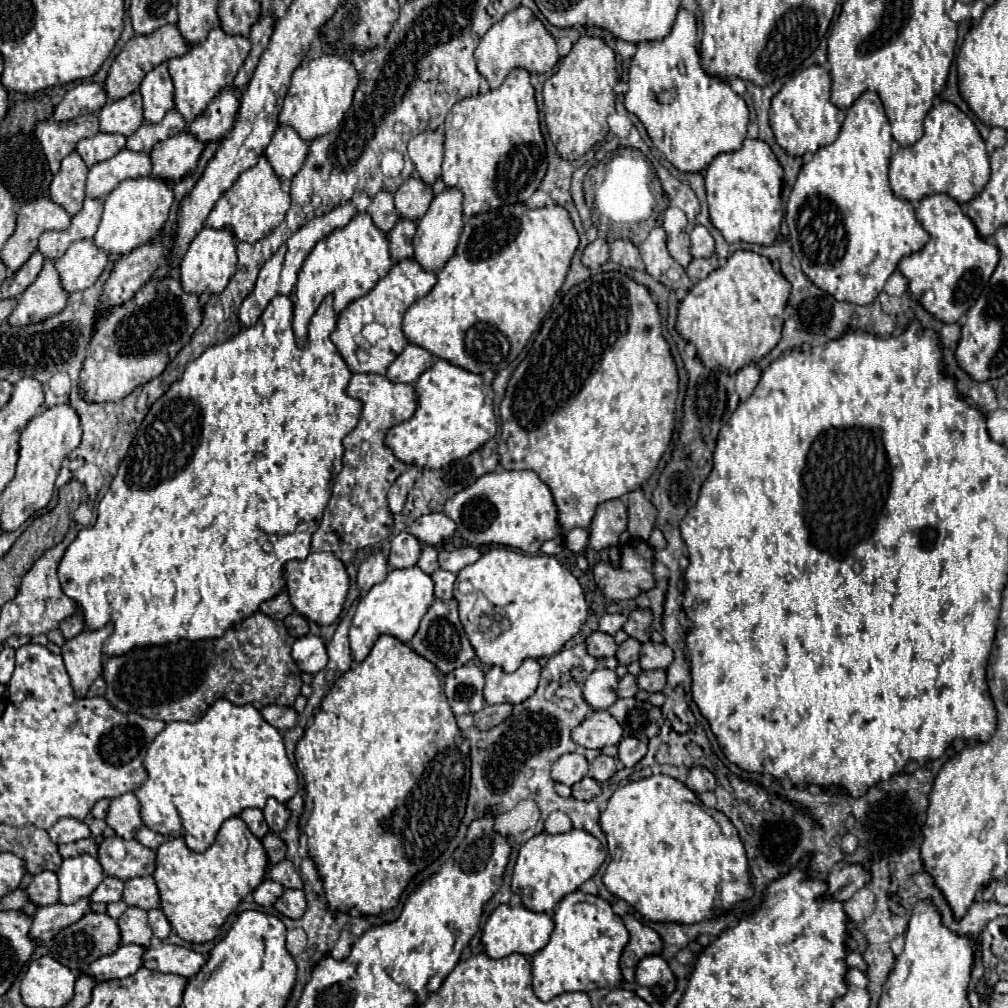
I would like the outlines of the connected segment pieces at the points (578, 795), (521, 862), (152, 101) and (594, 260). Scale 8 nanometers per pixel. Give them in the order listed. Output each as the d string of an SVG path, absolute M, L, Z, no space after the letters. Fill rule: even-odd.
M584 777L582 781L572 785L572 797L574 799L588 801L588 799L594 799L598 793L600 793L600 783L594 781L592 777Z
M572 829L560 835L540 833L528 839L518 853L518 859L512 871L512 893L520 895L522 905L526 909L538 911L538 913L552 913L556 903L564 895L578 891L578 887L600 869L604 859L606 855L602 851L600 841L586 831Z
M162 63L146 73L140 93L144 99L144 121L160 123L166 111L174 109L174 83L170 79L168 67Z
M598 237L594 243L590 243L590 245L584 249L584 253L582 253L582 263L584 263L586 267L590 267L590 269L596 269L596 267L600 267L602 263L608 261L608 251L610 251L610 247L608 247L606 237Z

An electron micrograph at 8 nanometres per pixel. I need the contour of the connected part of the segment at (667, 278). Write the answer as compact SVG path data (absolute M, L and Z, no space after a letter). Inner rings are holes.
M662 227L650 231L646 241L640 245L640 257L646 273L652 275L656 281L670 287L672 291L678 291L682 287L686 289L684 267L680 267L680 263L670 257L666 249L666 233Z

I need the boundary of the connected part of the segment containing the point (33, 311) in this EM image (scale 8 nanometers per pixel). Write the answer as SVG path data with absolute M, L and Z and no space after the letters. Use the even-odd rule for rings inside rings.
M46 259L36 281L18 297L18 305L10 315L12 325L28 325L44 321L60 313L68 303L68 291L60 287L60 275L56 275L54 259Z

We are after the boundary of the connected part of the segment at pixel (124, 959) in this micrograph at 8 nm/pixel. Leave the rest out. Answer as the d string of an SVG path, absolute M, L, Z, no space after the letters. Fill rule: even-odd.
M122 945L118 951L90 963L82 973L90 975L98 983L108 979L122 979L136 973L142 967L142 953L144 953L144 947Z

